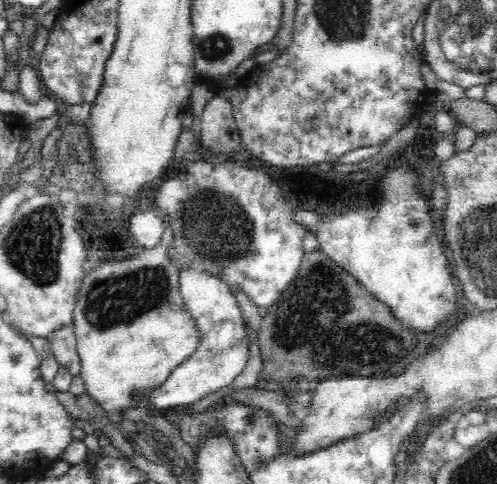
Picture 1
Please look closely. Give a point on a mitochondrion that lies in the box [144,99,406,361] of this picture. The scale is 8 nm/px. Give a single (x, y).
(318, 291)

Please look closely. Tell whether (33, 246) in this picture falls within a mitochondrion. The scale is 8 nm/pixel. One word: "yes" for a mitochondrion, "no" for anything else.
yes

